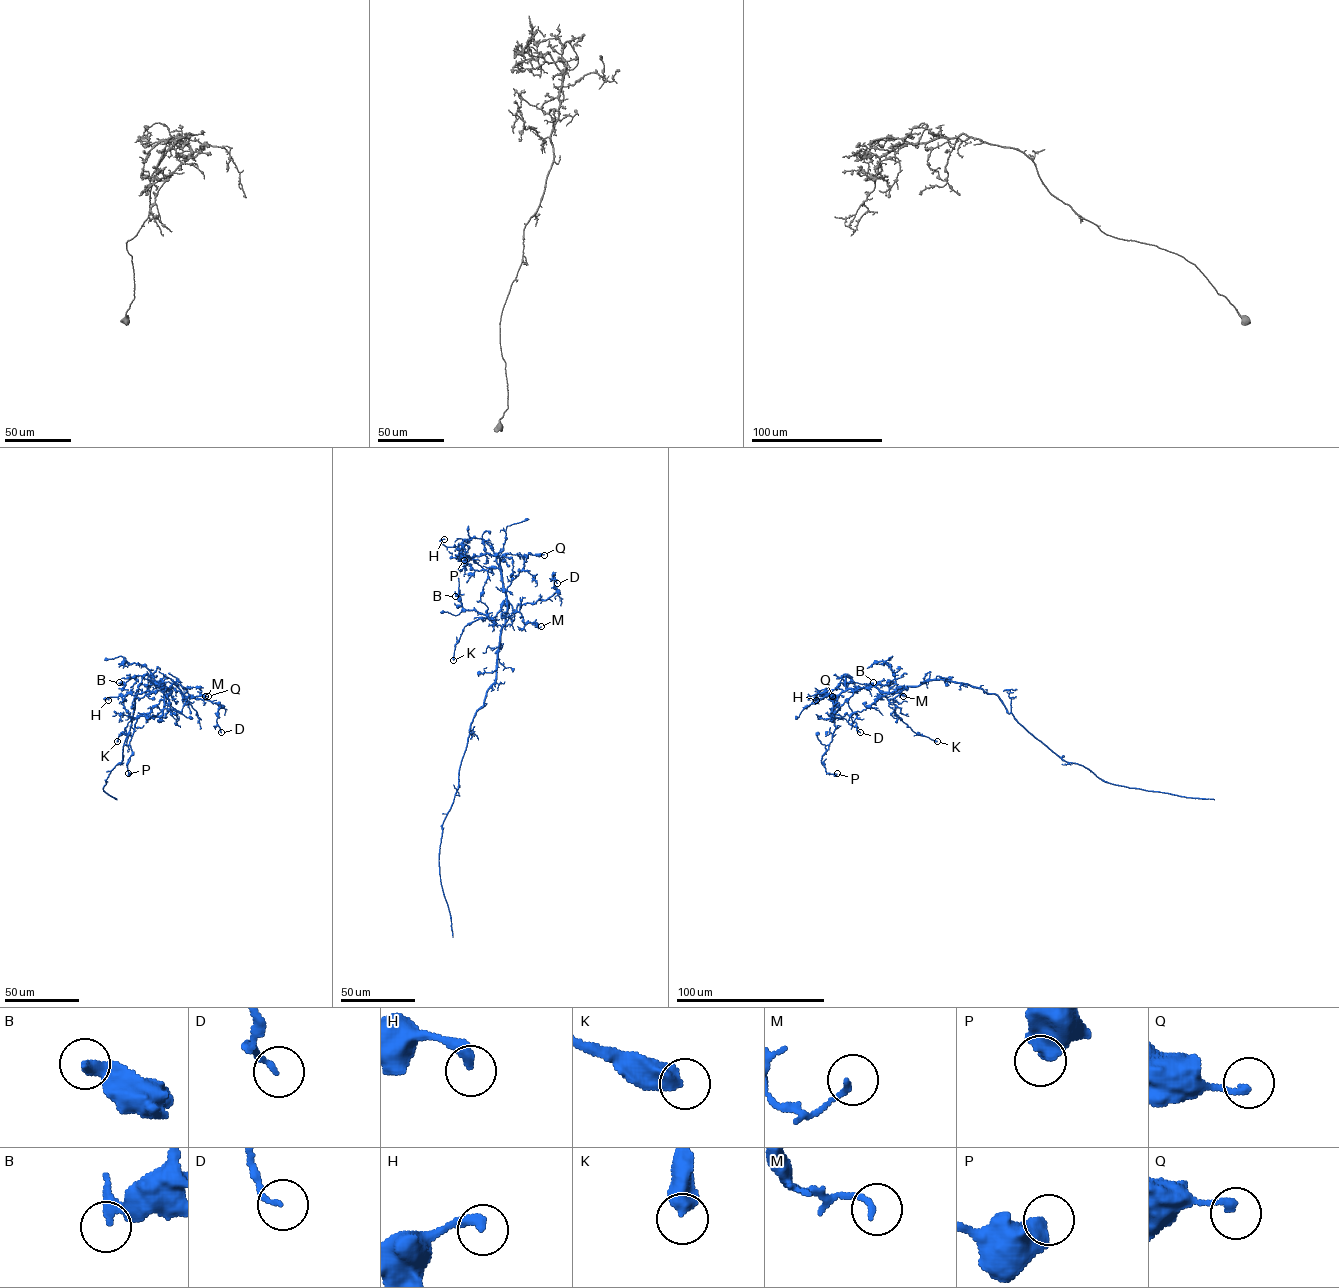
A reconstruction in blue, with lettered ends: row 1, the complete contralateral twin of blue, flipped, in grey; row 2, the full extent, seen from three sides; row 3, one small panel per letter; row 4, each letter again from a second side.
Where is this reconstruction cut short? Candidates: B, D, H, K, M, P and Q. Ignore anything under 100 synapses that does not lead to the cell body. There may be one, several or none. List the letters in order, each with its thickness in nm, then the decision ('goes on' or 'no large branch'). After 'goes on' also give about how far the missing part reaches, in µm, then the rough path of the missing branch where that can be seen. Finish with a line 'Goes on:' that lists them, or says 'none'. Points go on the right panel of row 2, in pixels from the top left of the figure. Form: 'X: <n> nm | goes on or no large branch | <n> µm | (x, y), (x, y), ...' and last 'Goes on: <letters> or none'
B: 280 nm | no large branch
D: 150 nm | no large branch
H: 320 nm | no large branch
K: 500 nm | no large branch
M: 180 nm | no large branch
P: 550 nm | no large branch
Q: 200 nm | no large branch
Goes on: none

